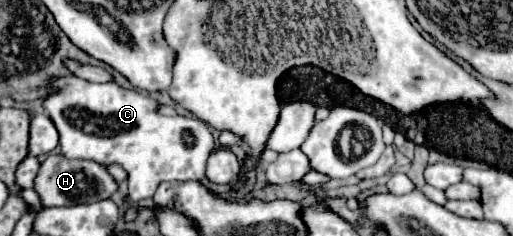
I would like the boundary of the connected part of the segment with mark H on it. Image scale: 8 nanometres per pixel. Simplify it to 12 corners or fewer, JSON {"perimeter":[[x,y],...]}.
{"perimeter":[[50,153],[34,191],[42,209],[98,203],[118,193],[96,161]]}

